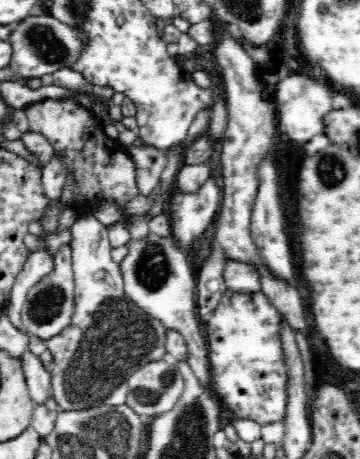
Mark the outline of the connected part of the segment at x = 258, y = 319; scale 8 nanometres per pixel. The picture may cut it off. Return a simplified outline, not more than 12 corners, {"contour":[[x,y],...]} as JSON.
{"contour":[[228,289],[208,324],[233,418],[280,421],[280,312]]}

